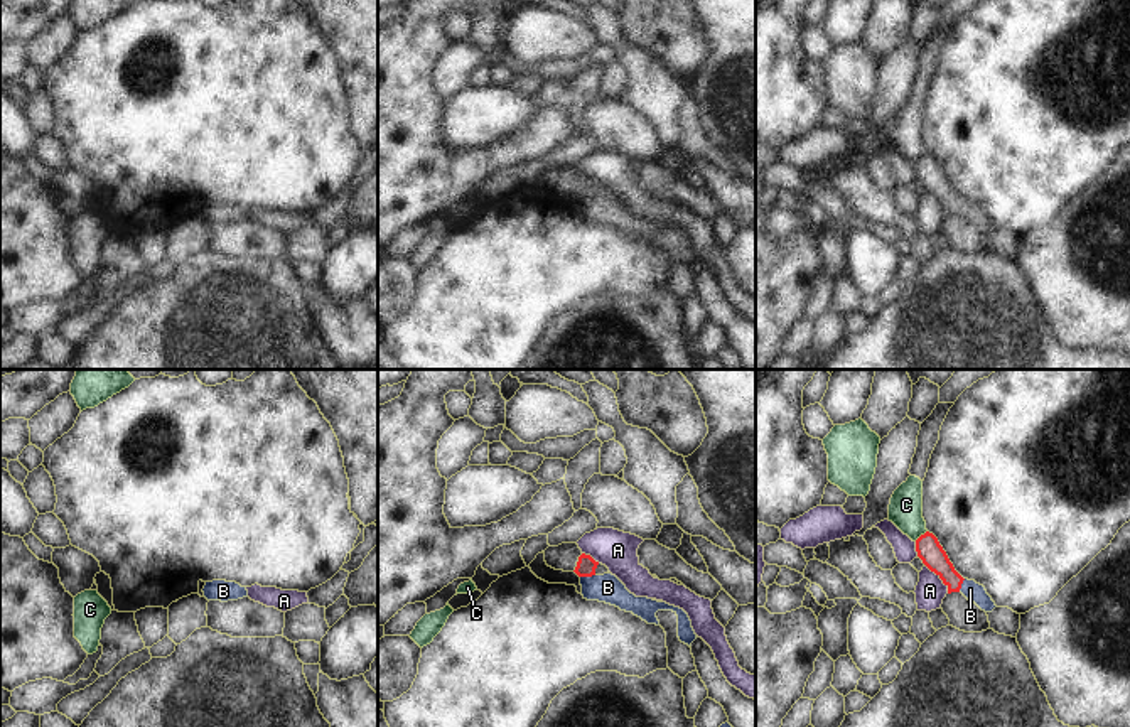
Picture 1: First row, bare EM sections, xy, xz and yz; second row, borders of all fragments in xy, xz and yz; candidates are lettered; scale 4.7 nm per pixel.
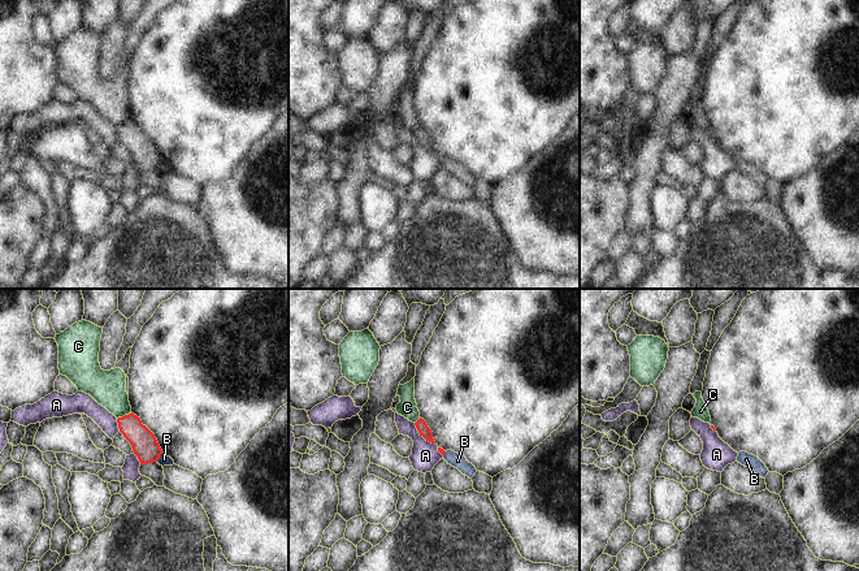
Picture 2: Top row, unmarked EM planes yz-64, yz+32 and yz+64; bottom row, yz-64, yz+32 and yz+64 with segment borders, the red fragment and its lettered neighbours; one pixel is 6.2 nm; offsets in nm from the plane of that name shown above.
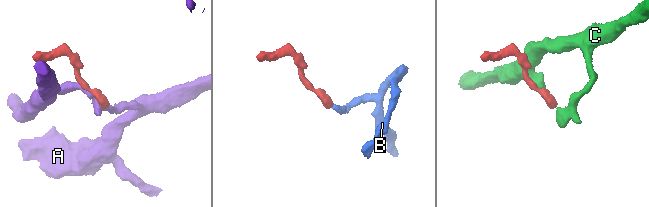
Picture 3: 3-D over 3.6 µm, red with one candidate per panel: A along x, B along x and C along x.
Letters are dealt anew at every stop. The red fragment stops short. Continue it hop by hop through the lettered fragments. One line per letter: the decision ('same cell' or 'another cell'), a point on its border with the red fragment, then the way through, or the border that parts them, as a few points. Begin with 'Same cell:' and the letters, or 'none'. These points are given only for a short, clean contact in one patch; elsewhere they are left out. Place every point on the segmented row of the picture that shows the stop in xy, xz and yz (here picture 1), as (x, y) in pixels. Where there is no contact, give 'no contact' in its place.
Same cell: B
A: another cell; contact yz (940, 577); border yz (925, 564), (948, 592)
B: same cell; contact xz (587, 576); way xz (586, 567), (587, 576), (599, 587), (608, 587)
C: another cell; contact yz (921, 535)

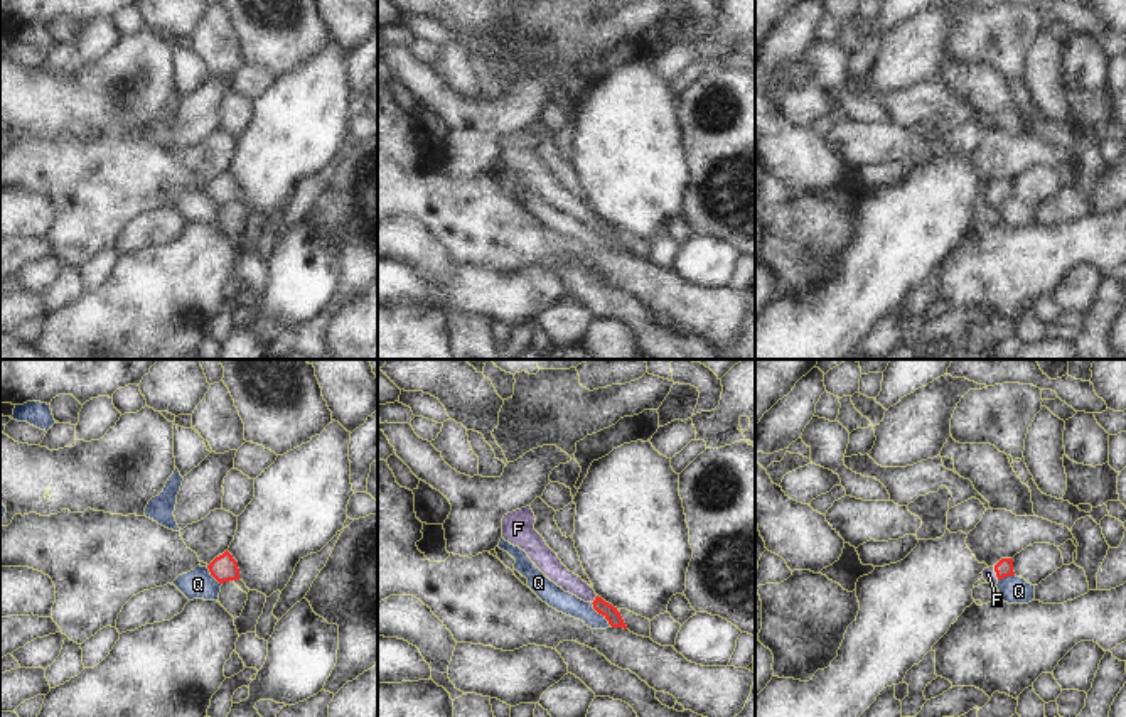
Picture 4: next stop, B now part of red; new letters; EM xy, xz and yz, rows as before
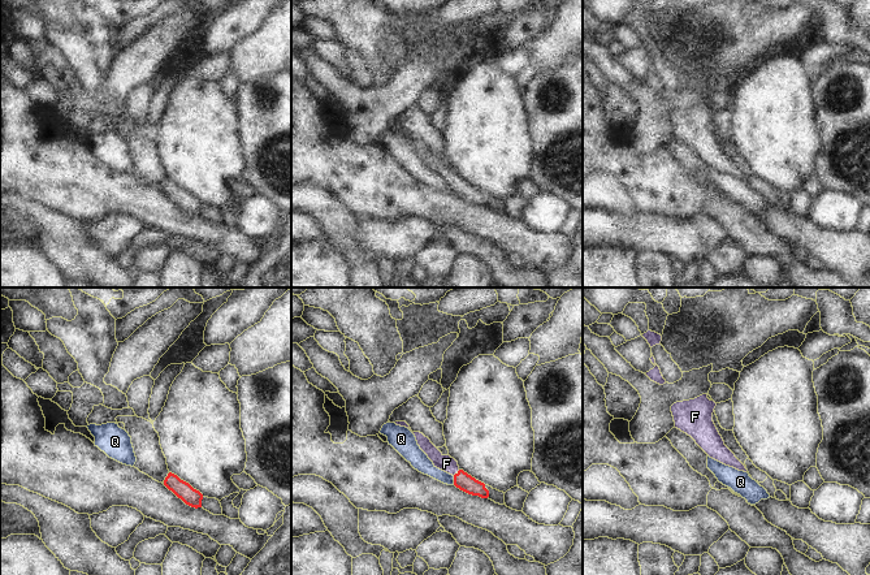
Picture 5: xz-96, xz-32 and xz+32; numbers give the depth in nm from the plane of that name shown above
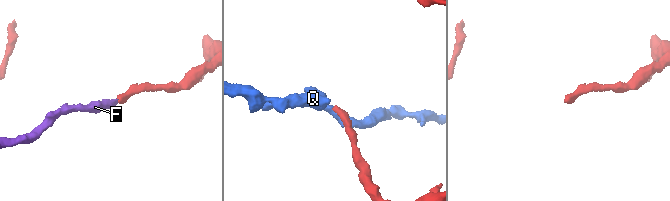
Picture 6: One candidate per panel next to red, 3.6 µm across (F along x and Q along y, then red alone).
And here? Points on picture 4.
Same cell: F
F: same cell; contact yz (997, 574); way yz (1003, 569), (997, 574), (988, 574)
Q: another cell; contact xz (600, 613); border xz (590, 603), (612, 626)

